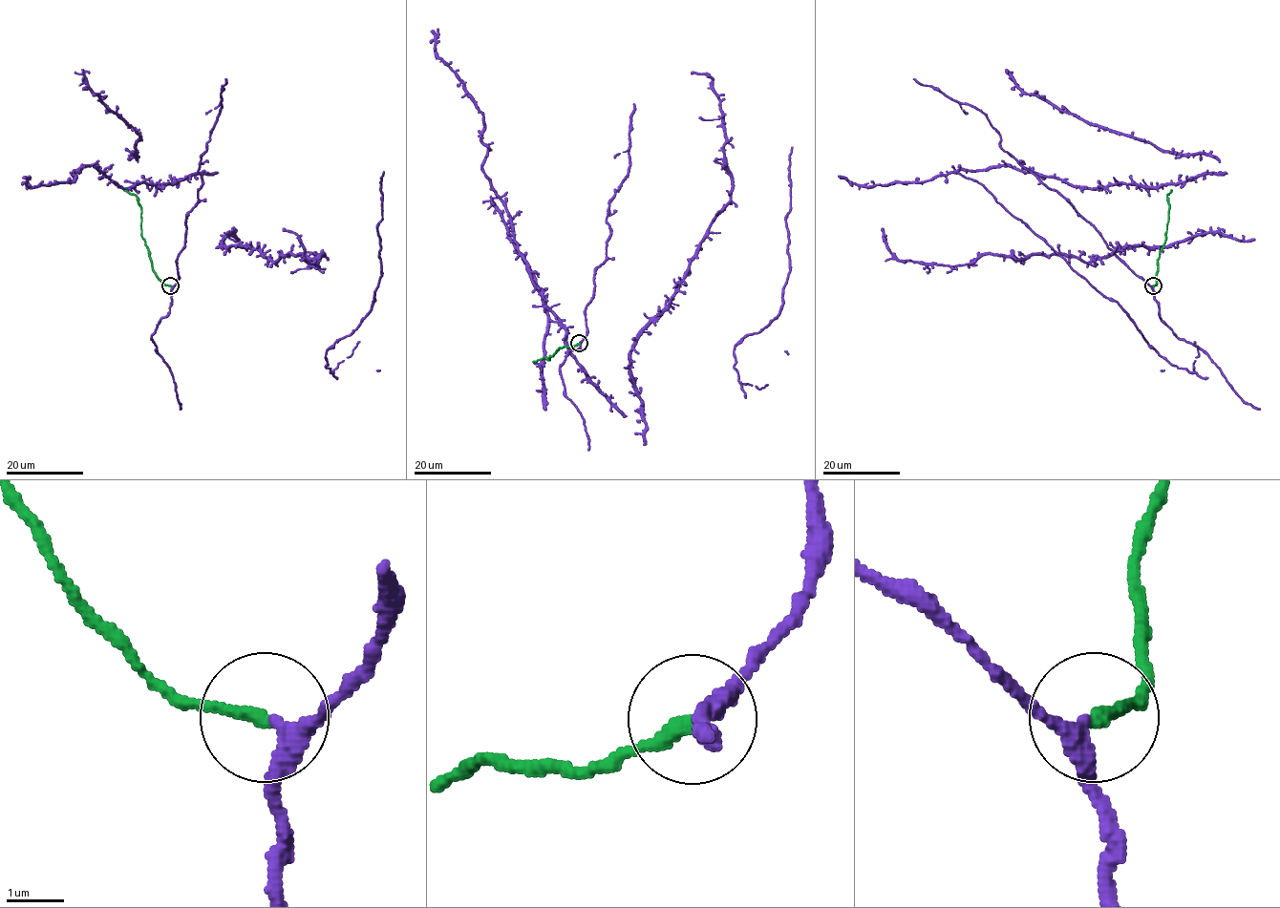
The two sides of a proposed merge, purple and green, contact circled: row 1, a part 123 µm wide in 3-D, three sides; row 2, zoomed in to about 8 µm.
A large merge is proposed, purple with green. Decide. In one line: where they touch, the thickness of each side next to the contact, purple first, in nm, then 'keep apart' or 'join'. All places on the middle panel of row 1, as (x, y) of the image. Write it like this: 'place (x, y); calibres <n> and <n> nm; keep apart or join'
place (579, 343); calibres 300 and 260 nm; join

